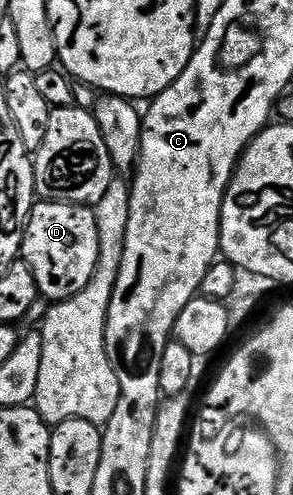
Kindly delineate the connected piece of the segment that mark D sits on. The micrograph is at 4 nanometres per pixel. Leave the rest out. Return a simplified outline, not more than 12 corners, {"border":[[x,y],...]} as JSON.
{"border":[[36,200],[22,260],[40,298],[85,291],[99,258],[95,210]]}

